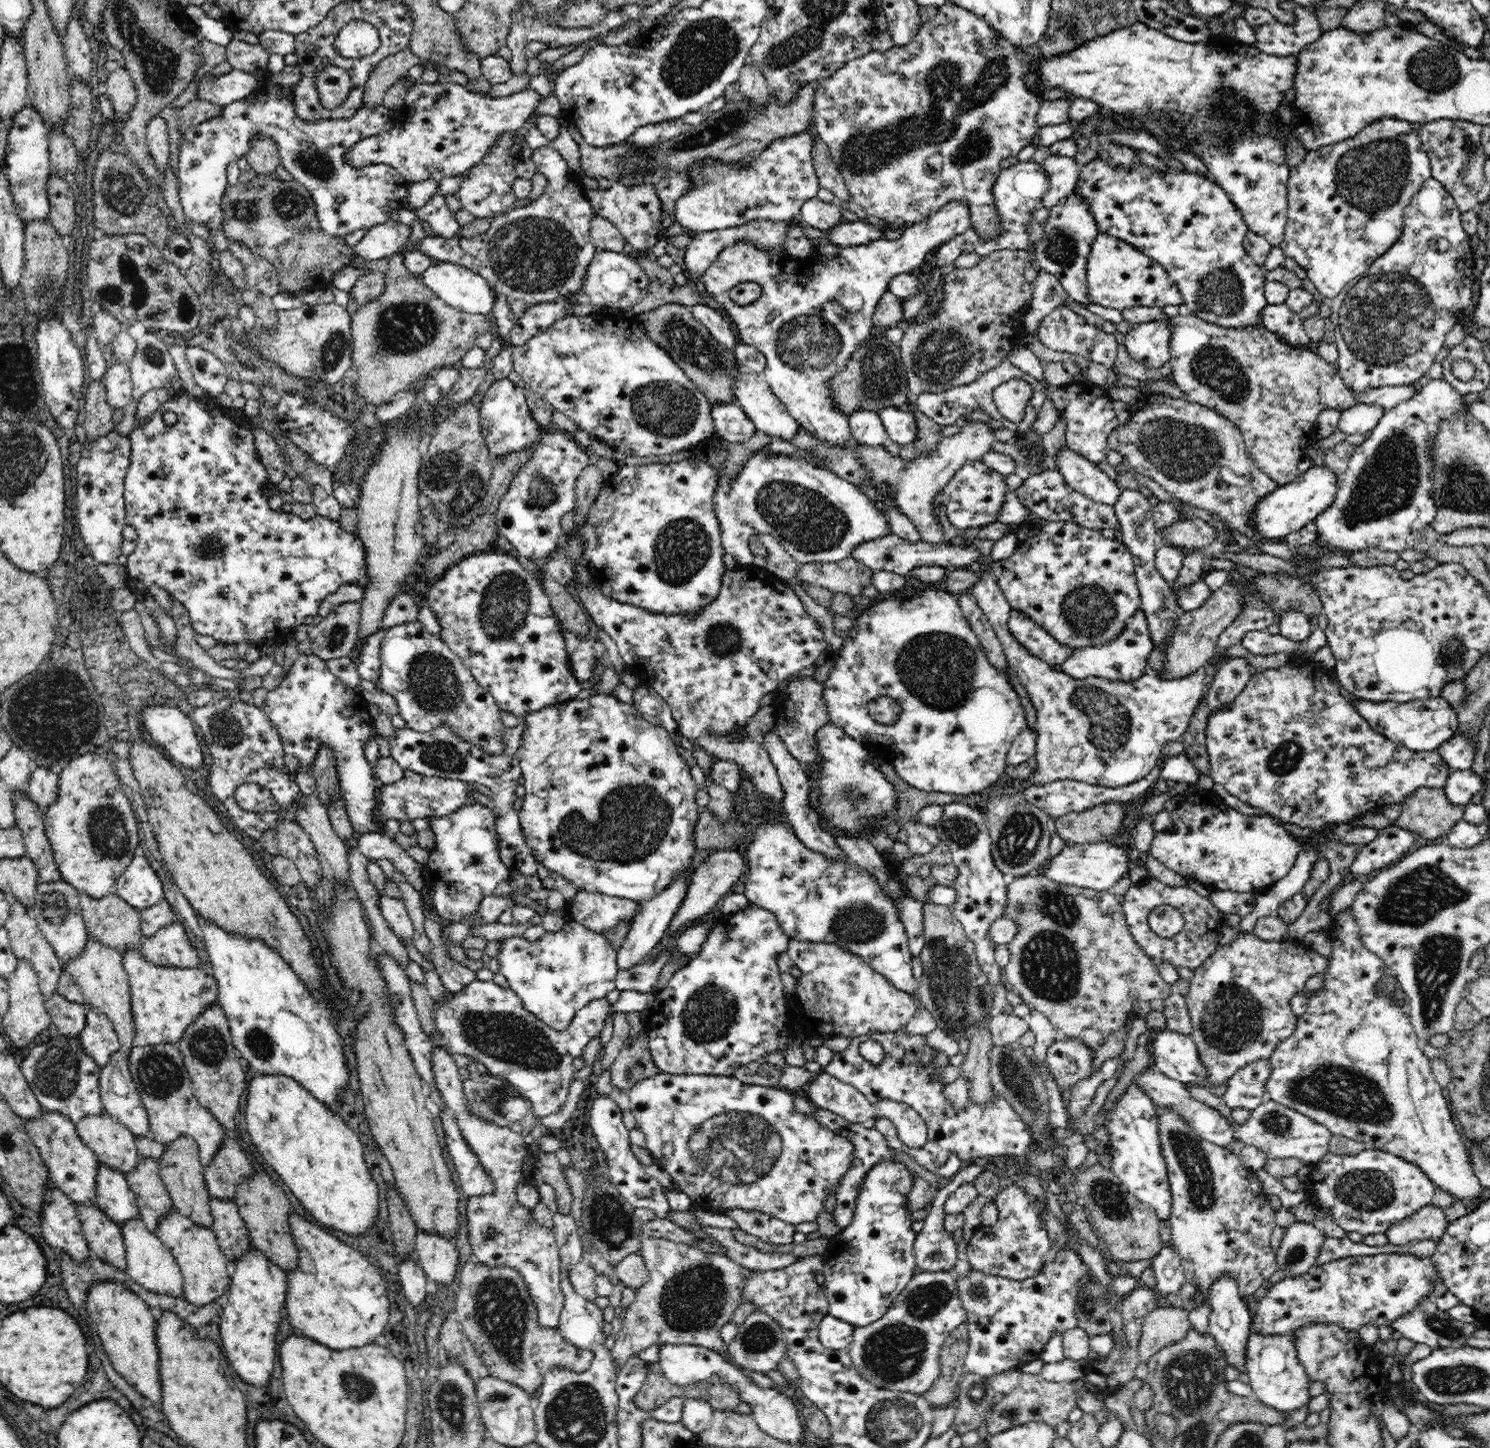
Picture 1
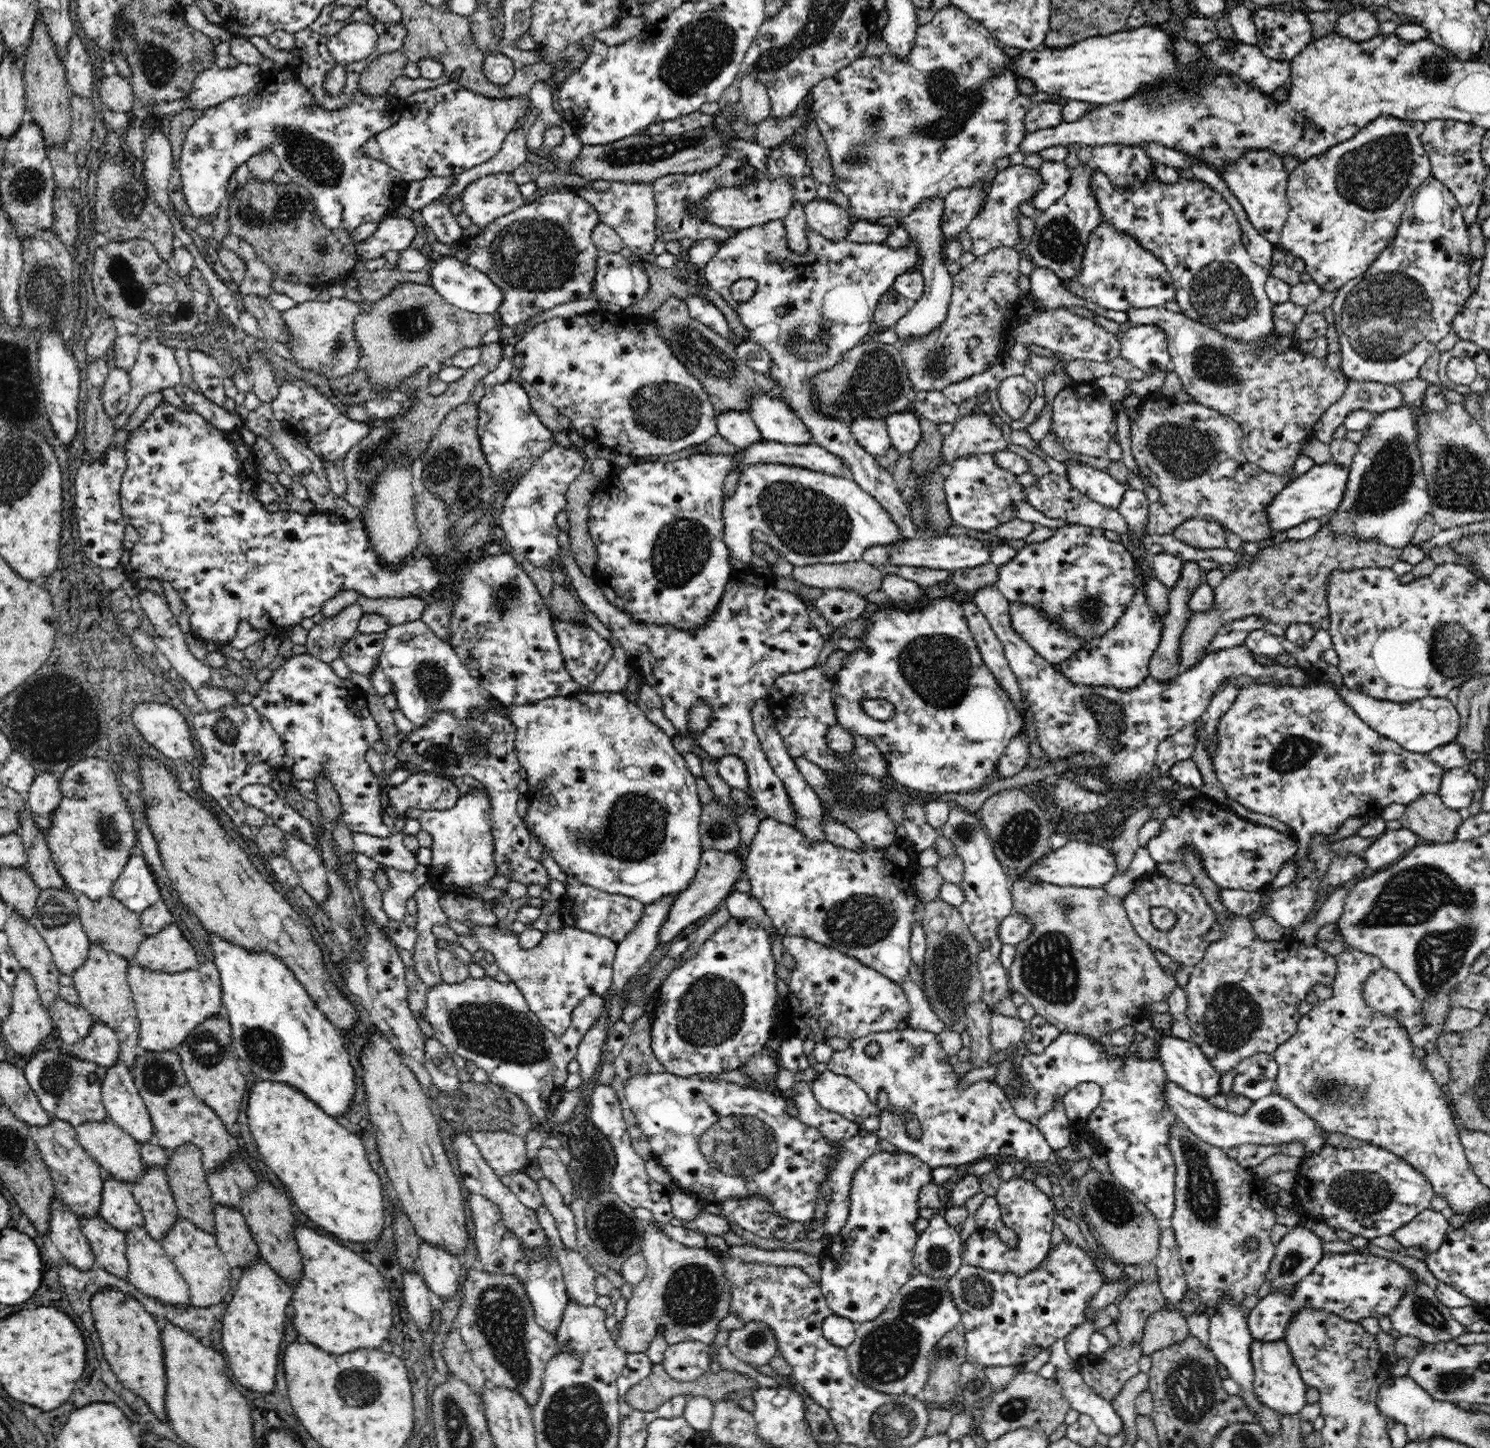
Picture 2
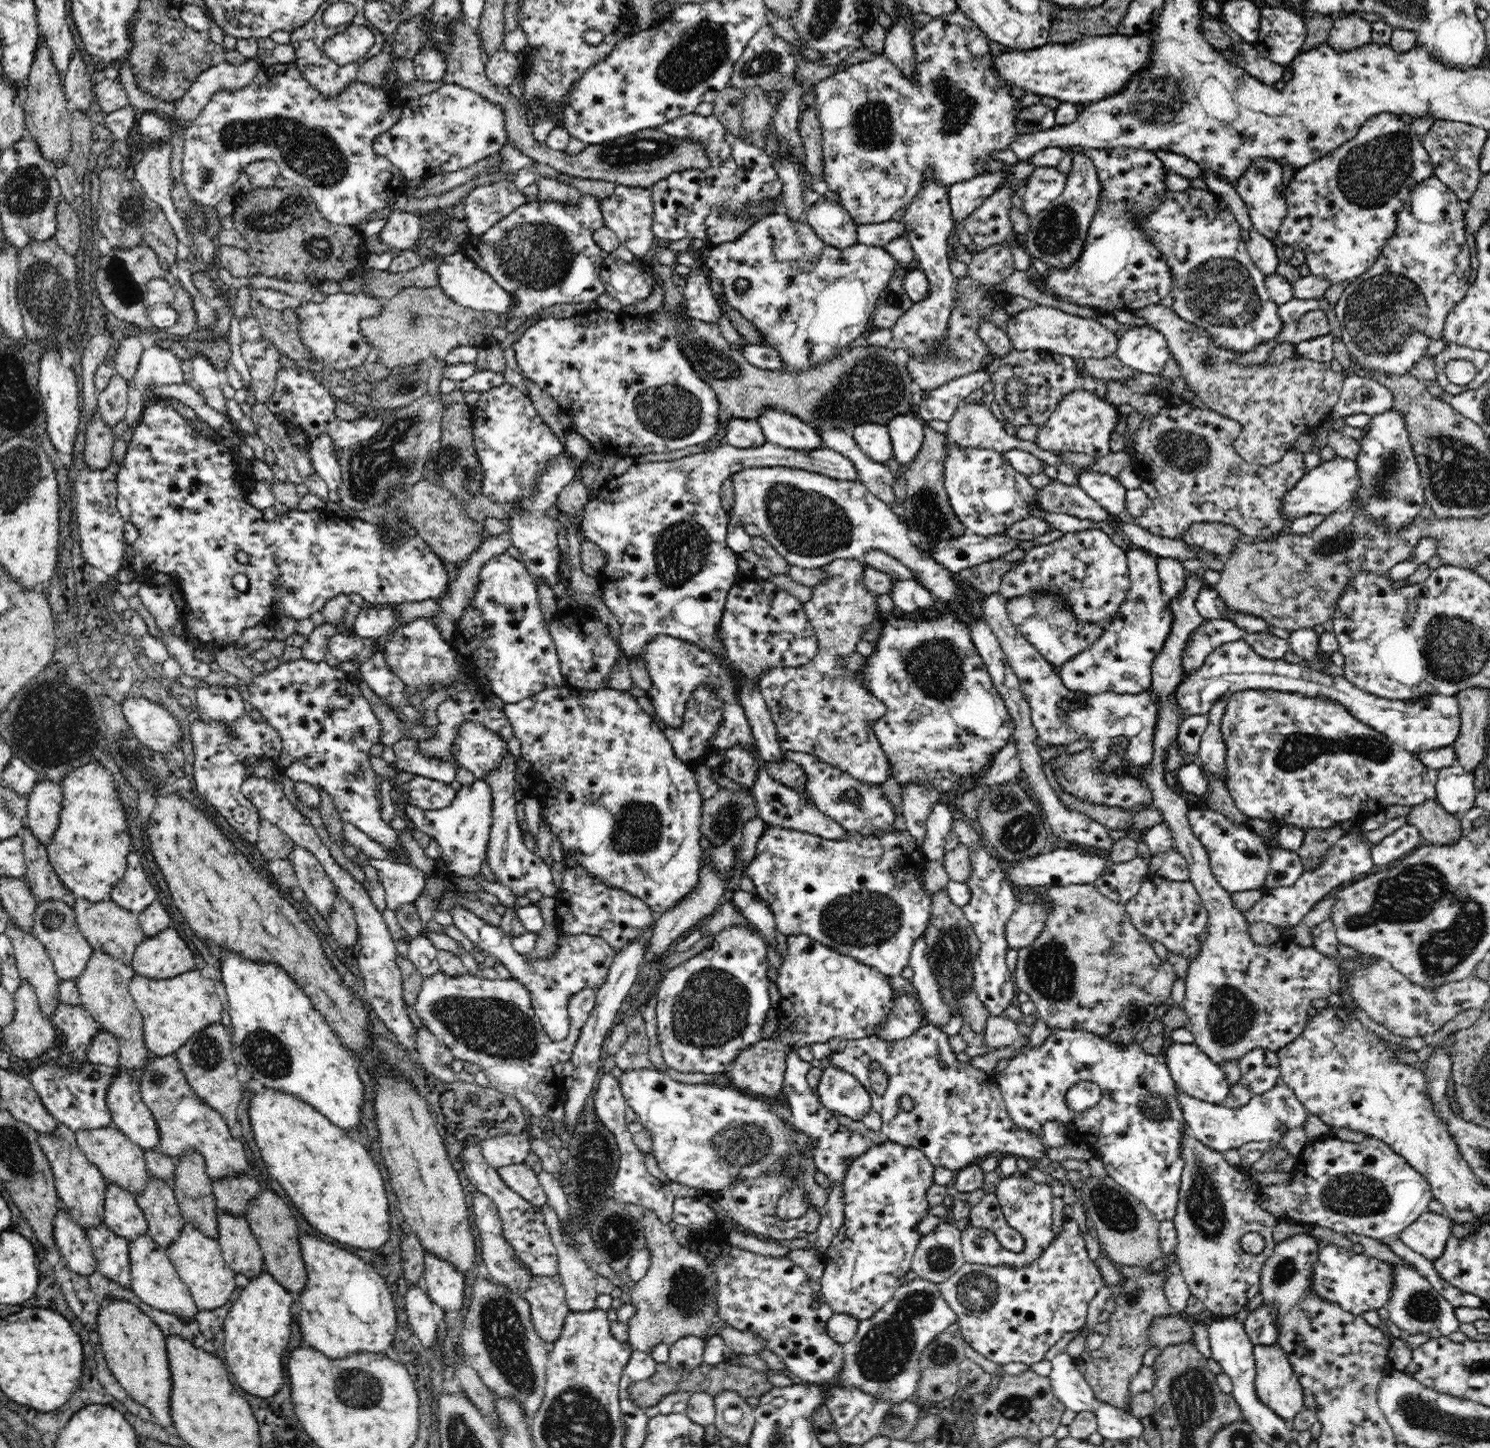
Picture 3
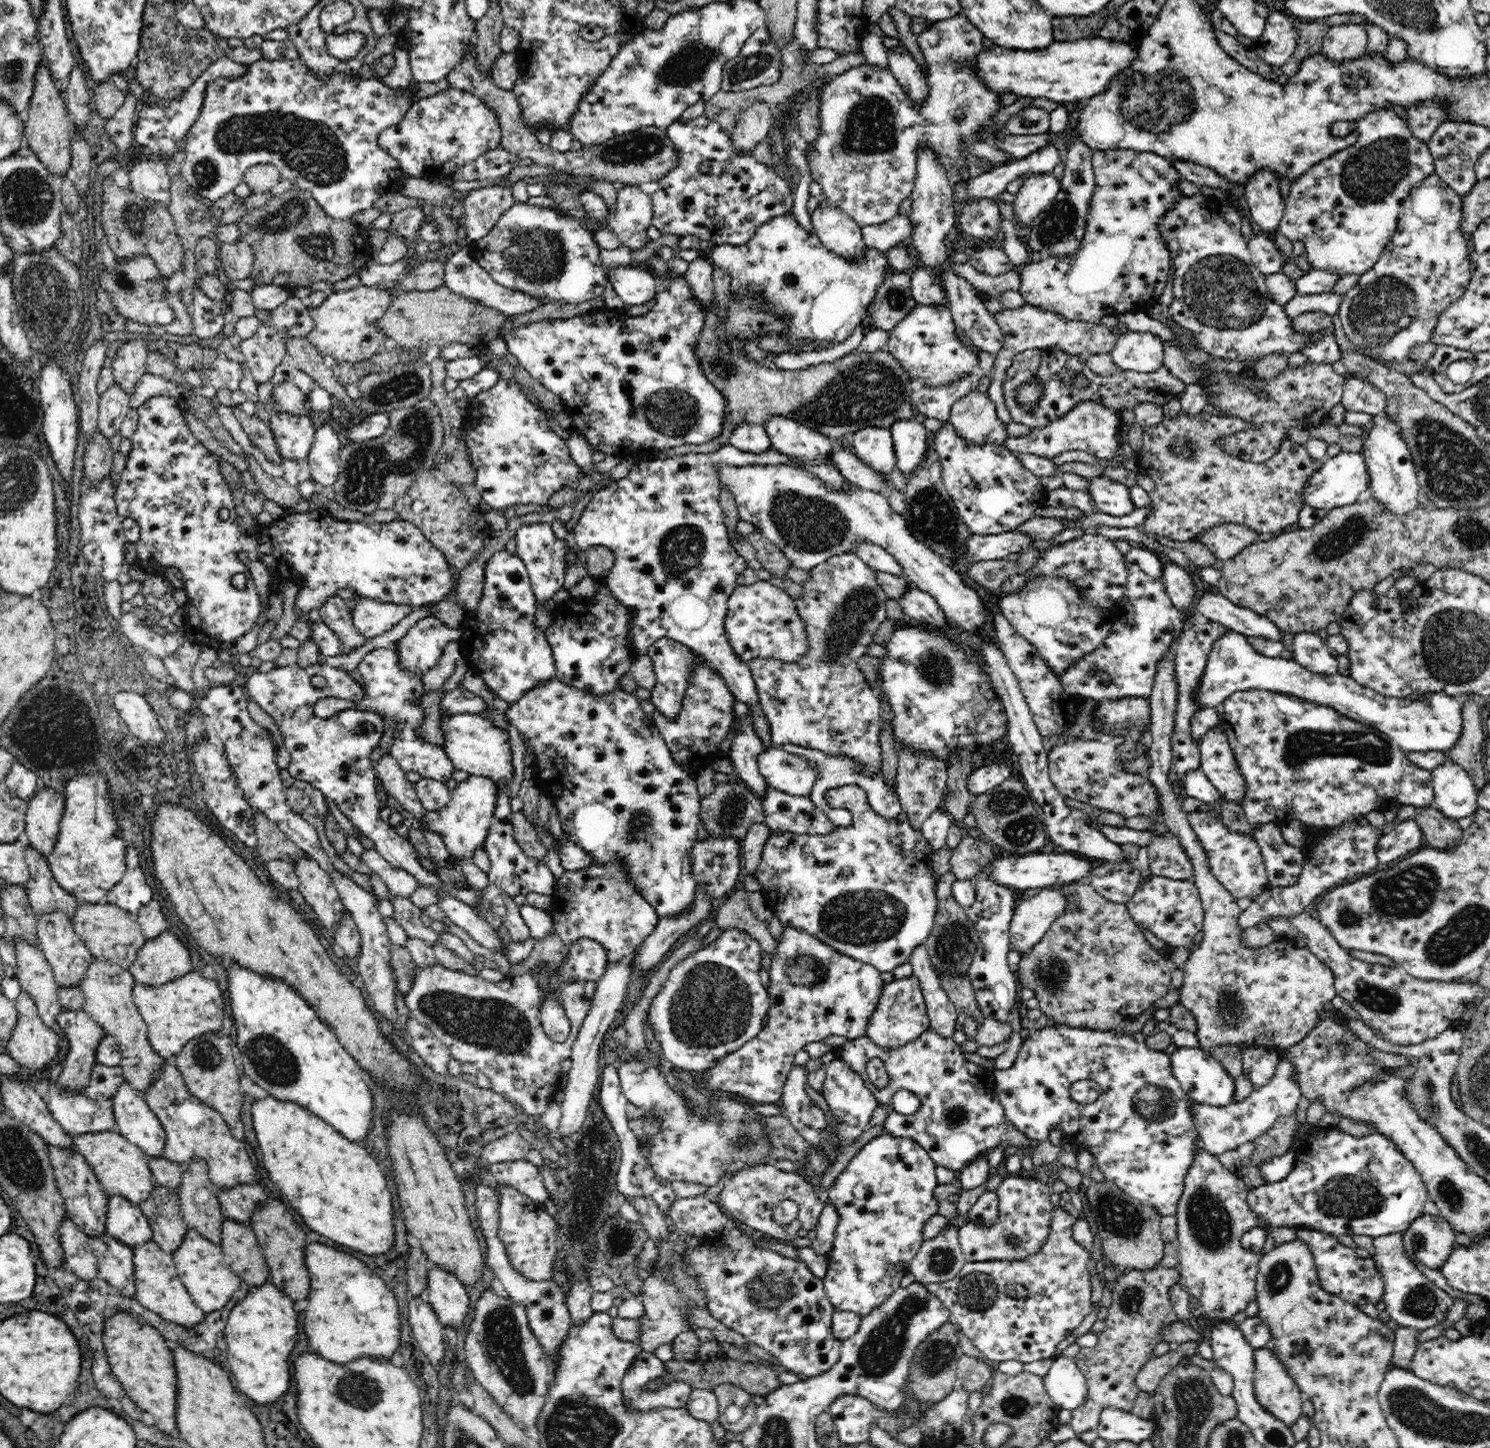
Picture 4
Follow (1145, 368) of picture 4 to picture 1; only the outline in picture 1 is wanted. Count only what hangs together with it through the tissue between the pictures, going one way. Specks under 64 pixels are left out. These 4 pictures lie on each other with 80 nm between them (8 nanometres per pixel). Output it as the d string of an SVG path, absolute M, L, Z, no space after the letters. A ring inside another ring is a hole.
M1164 319L1140 323L1125 334L1124 347L1134 361L1160 368L1170 360L1169 347L1175 334Z

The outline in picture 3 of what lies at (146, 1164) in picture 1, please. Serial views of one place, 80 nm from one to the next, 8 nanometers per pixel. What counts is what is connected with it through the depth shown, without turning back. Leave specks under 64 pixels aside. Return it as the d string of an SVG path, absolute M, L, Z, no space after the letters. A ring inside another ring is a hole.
M150 1178L144 1192L135 1194L135 1199L146 1217L147 1234L166 1249L186 1224L171 1183L166 1179Z

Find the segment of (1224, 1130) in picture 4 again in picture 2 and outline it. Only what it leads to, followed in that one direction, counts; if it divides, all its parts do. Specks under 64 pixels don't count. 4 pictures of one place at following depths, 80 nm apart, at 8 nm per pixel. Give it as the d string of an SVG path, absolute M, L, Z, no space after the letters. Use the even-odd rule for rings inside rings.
M1168 1081L1164 1088L1166 1105L1172 1107L1189 1131L1203 1142L1218 1149L1231 1149L1240 1144L1262 1144L1262 1146L1278 1146L1298 1142L1304 1146L1304 1157L1322 1150L1327 1144L1325 1131L1305 1112L1294 1107L1294 1103L1275 1093L1251 1105L1246 1114L1232 1114L1228 1110L1221 1110L1213 1106L1206 1099L1183 1090L1178 1084Z

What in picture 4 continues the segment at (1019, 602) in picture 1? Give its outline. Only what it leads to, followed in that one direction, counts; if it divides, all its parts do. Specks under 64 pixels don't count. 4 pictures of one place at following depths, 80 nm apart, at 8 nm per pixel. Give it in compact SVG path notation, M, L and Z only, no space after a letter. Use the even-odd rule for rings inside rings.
M1085 532L1082 536L1064 543L1058 543L1048 549L1042 549L1041 555L1036 559L1034 566L1024 574L1014 574L1000 587L1002 595L1016 592L1026 584L1032 576L1067 576L1074 579L1077 586L1083 586L1091 604L1099 608L1114 610L1125 594L1127 584L1127 568L1124 554L1110 540L1098 532Z

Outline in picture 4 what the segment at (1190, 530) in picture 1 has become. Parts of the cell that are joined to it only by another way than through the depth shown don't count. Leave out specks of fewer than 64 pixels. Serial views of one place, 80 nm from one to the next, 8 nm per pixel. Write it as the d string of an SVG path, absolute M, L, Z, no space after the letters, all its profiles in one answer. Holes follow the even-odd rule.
M1222 523L1213 526L1204 536L1198 536L1198 542L1216 555L1222 562L1236 556L1243 548L1255 543L1258 533L1243 524Z

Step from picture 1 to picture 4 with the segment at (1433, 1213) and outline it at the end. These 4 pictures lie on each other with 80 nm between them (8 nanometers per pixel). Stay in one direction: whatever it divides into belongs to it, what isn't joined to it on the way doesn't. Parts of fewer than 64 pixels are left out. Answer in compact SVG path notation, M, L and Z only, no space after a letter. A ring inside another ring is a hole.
M1422 1214L1404 1231L1403 1245L1422 1264L1441 1270L1452 1256L1455 1235L1442 1216Z

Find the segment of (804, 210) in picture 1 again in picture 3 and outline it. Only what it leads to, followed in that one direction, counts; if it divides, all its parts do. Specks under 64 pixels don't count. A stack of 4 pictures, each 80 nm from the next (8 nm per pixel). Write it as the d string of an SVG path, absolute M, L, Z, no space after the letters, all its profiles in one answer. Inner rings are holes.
M818 200L806 207L803 219L827 246L844 250L858 244L858 224L840 202Z

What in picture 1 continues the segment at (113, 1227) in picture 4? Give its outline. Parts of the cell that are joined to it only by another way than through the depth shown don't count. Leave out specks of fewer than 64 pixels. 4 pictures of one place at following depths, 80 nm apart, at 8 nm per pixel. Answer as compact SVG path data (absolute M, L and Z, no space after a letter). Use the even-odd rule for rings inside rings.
M99 1163L96 1174L95 1197L98 1208L118 1223L139 1216L138 1202L122 1171Z

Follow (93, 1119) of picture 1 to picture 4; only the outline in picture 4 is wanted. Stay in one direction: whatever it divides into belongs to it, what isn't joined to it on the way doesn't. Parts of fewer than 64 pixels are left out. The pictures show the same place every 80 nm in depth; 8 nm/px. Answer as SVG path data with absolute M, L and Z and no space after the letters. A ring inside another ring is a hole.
M114 1130L112 1133L82 1134L73 1138L73 1144L86 1159L90 1168L94 1169L94 1176L106 1196L124 1197L131 1205L140 1206L150 1198L156 1183L153 1171L149 1167L149 1157L135 1144L130 1143L124 1136Z

